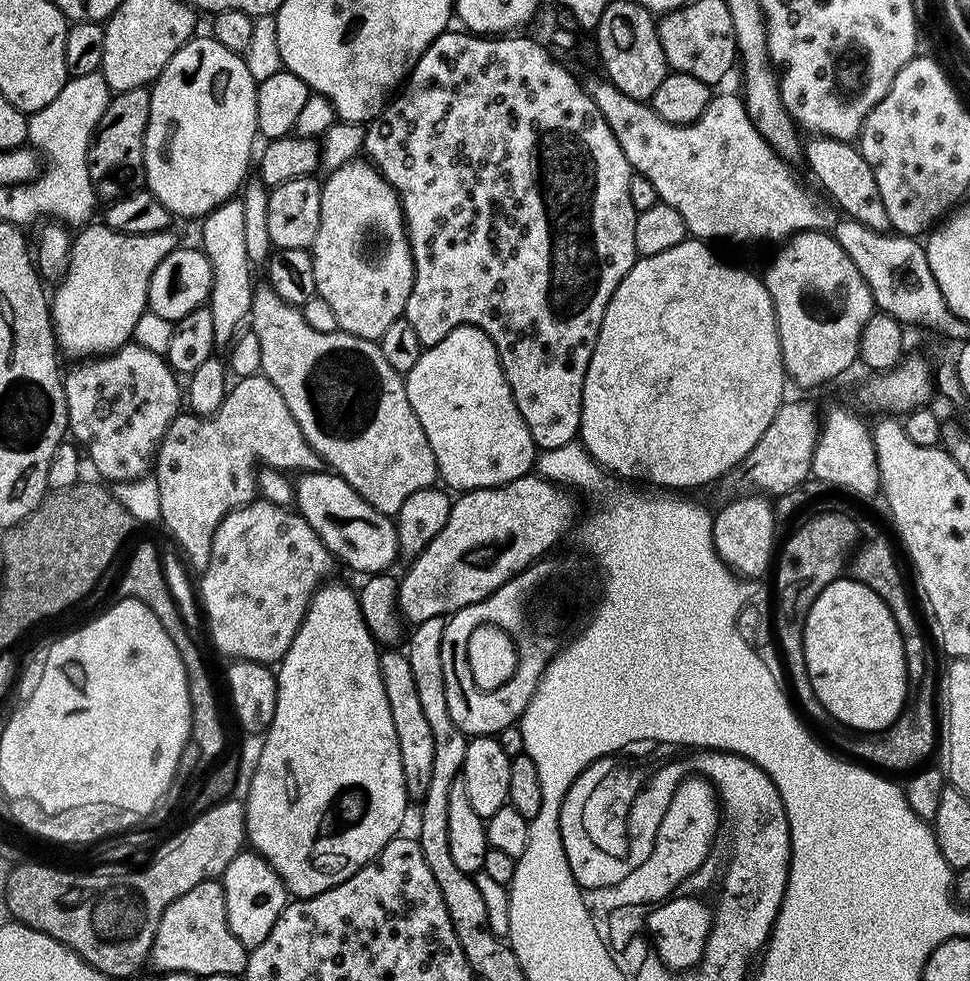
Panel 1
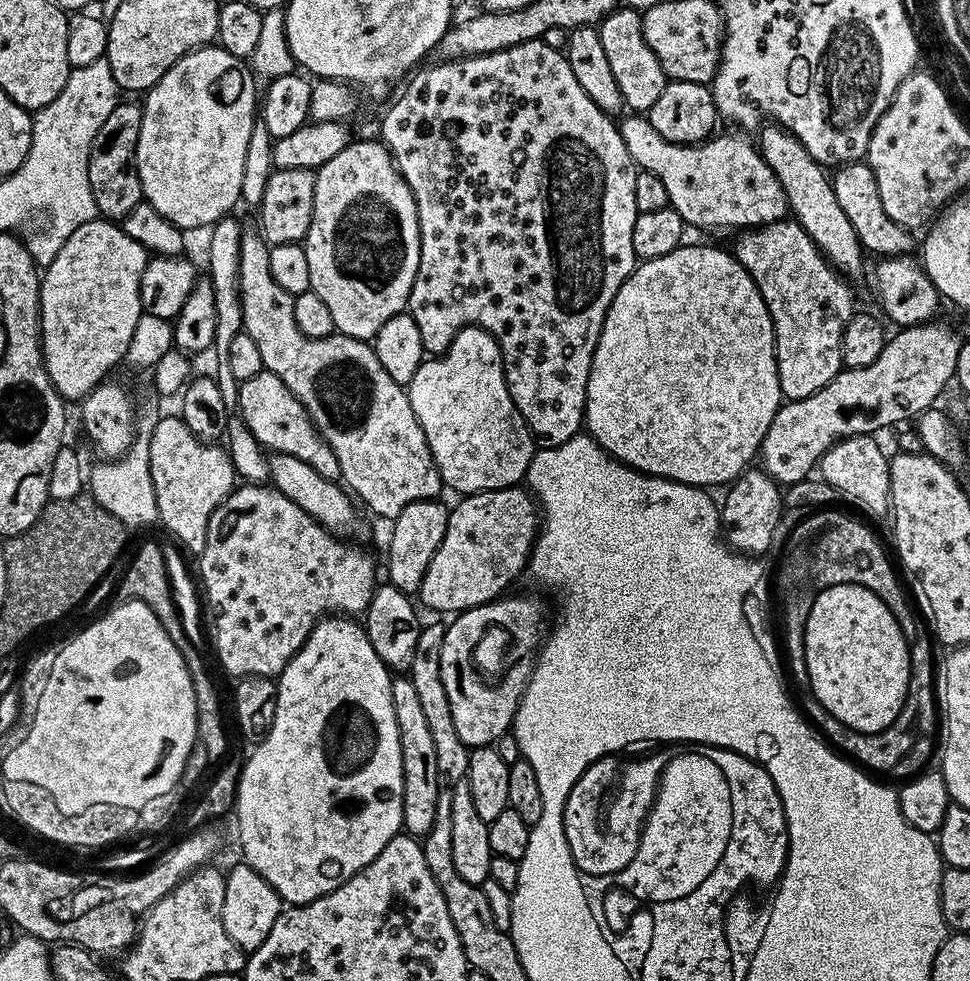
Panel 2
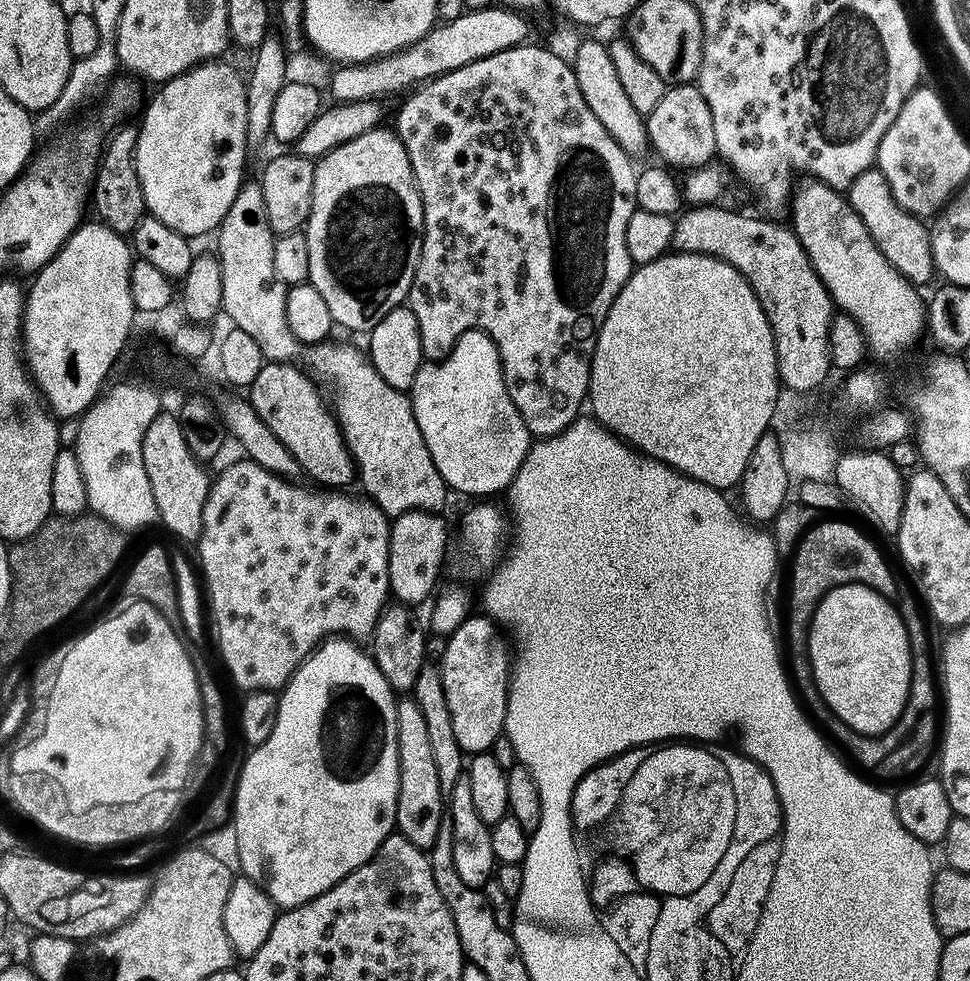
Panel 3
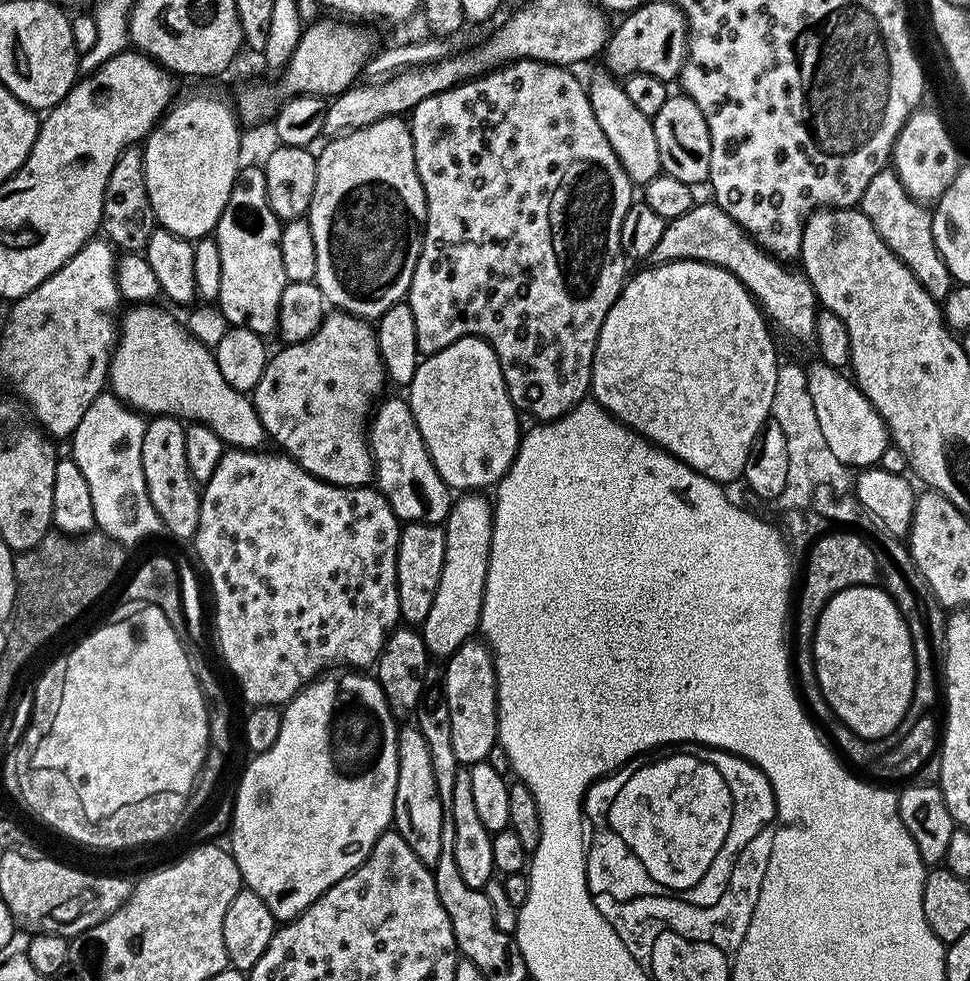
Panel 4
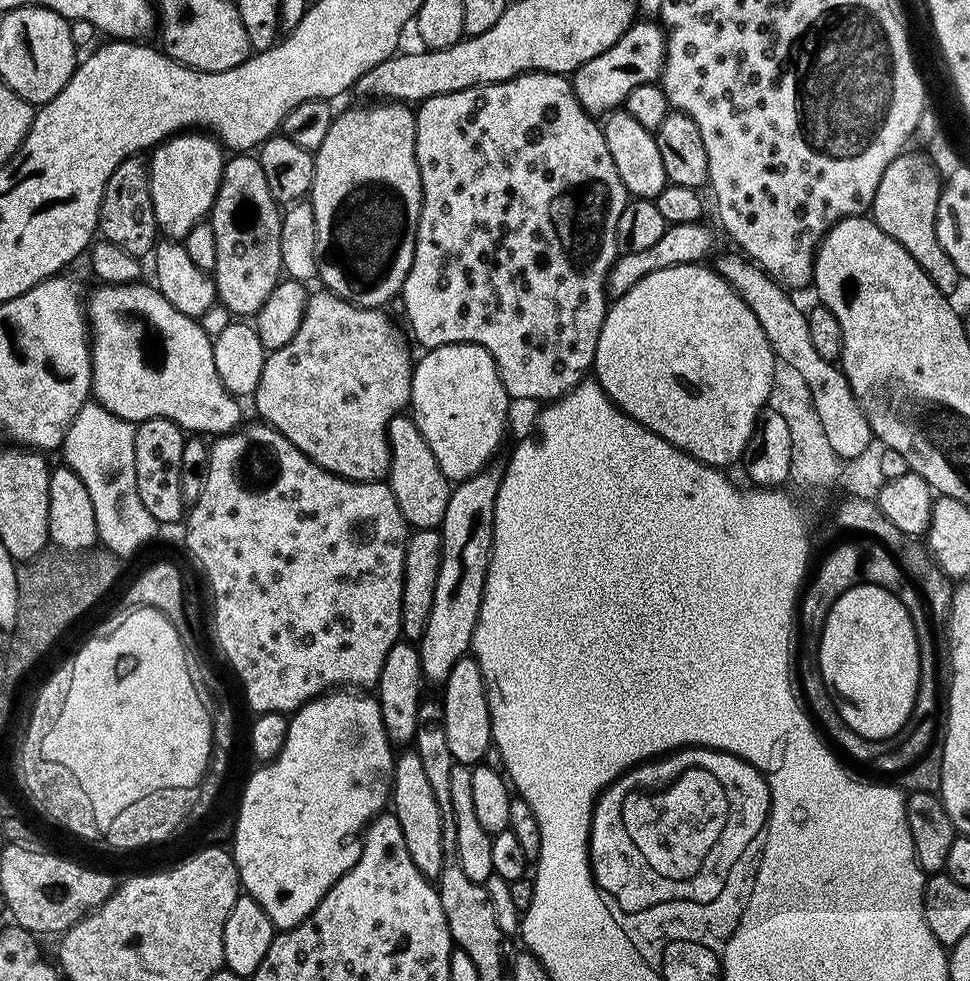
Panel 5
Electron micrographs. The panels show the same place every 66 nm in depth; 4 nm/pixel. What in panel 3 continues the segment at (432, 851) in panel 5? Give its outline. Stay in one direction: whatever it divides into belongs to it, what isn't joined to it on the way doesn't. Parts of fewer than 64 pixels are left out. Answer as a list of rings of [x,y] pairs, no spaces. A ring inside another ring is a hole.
[[[400,698],[396,700],[396,741],[398,742],[398,798],[396,799],[395,831],[399,833],[399,835],[404,836],[410,842],[414,842],[414,846],[418,846],[425,850],[431,850],[434,846],[434,838],[438,838],[438,826],[446,814],[446,794],[438,782],[438,766],[434,762],[434,746],[430,746],[430,738],[426,731],[426,722],[422,719],[422,710],[416,705],[415,699]]]

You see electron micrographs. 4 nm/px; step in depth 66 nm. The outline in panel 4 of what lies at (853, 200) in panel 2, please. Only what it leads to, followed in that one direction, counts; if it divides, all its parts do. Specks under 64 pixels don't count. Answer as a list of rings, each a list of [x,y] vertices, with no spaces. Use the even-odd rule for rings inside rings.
[[[886,166],[878,174],[874,174],[870,186],[866,186],[866,194],[860,199],[858,208],[866,214],[866,218],[870,218],[874,230],[878,230],[880,237],[911,269],[925,290],[938,302],[943,302],[952,293],[954,279],[935,244],[933,213],[907,192],[896,171]]]

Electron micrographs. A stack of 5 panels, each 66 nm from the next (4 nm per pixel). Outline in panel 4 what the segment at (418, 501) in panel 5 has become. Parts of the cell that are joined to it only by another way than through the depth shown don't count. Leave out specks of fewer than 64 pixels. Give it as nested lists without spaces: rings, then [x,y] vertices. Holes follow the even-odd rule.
[[[403,399],[388,400],[379,408],[380,405],[370,420],[370,444],[376,450],[392,448],[384,456],[388,473],[385,474],[384,481],[378,484],[379,491],[383,492],[394,514],[402,522],[443,525],[452,509],[454,492],[442,474],[438,474],[426,450],[426,442],[422,442],[422,434],[414,422],[412,412]]]

